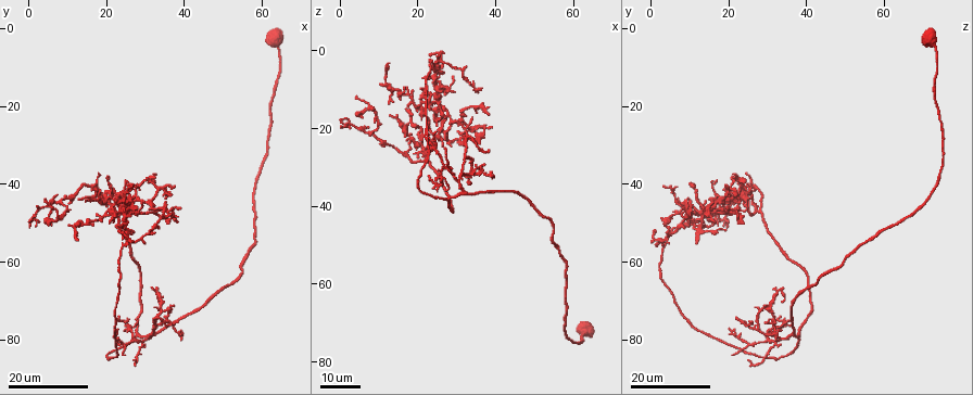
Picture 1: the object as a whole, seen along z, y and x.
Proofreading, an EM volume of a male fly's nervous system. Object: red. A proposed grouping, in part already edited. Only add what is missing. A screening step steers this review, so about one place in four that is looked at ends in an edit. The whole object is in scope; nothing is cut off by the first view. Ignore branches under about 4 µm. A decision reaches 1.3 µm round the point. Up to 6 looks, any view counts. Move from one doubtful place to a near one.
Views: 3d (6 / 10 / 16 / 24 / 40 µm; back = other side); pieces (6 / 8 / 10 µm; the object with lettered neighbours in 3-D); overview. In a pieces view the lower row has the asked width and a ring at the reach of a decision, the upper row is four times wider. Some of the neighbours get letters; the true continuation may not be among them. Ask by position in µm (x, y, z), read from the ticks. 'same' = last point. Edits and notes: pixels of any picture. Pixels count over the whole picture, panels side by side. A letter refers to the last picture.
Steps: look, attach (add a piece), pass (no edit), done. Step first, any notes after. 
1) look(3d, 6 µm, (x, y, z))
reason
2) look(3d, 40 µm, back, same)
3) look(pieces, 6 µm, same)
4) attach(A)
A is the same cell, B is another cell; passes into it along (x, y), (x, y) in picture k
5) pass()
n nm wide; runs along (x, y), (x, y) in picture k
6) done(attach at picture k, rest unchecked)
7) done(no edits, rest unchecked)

look(3d, 24 µm, (18.0, 41.5, 22.0))
free end

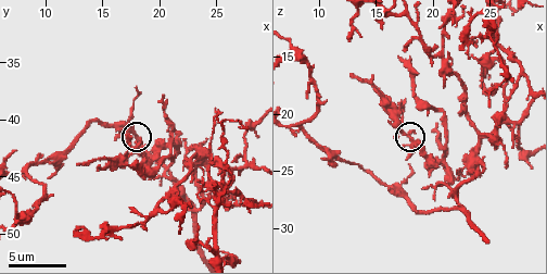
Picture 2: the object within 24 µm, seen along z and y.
look(pieces, 6 µm, (18.4, 41.6, 21.8))
what lies round it

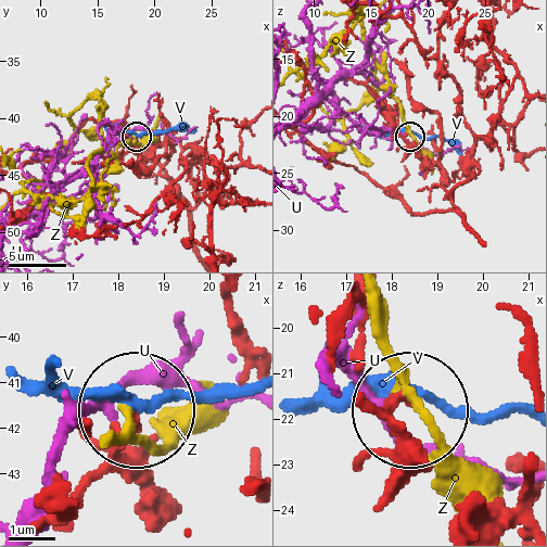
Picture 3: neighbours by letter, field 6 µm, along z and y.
pass()
U, V and Z are other cells; runs along (470, 232), (433, 187), (444, 173), (410, 135) in picture 3; no lettered piece goes on from it

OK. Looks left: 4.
look(3d, 16 µm, (7.5, 42.5, 19.5))
tapers out

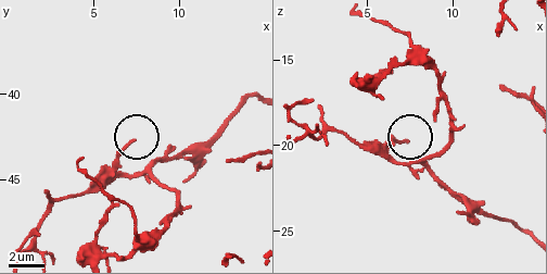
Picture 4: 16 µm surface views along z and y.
look(pieces, 8 µm, (7.3, 42.9, 19.6))
what lies round it

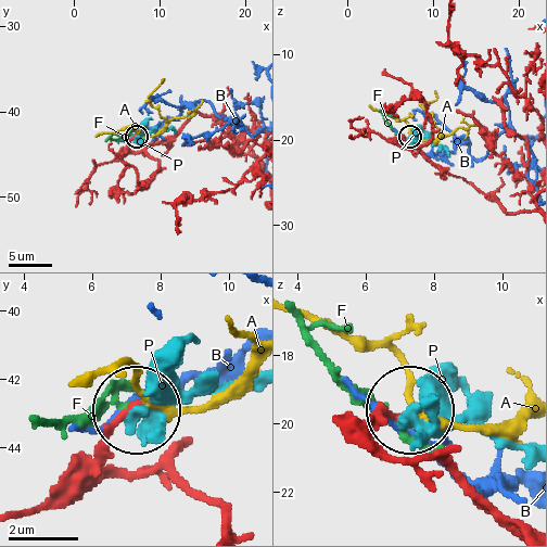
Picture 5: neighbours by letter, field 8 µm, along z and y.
pass()
A, B, F and P are other cells; no lettered piece goes on from it

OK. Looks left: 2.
look(3d, 24 µm, (21.0, 49.5, 10.5))
an open end

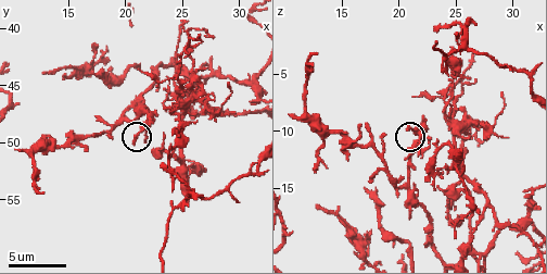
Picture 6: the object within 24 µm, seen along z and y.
look(pieces, 10 µm, (20.8, 50.0, 10.0))

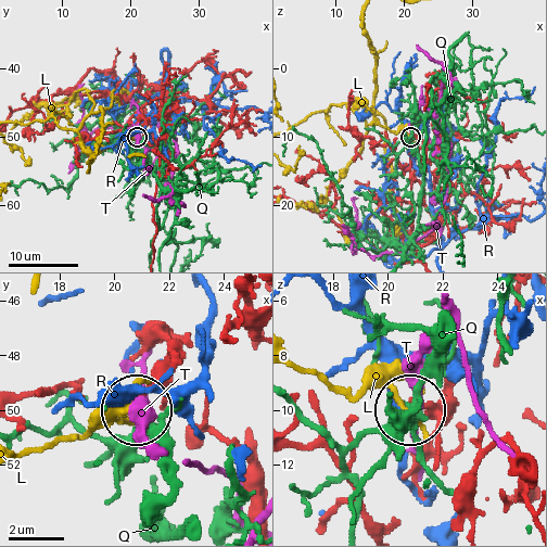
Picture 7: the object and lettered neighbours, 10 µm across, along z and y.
pass()
L, Q, R and T are other cells; no lettered piece goes on from it

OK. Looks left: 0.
done(no edits, rest unchecked)

